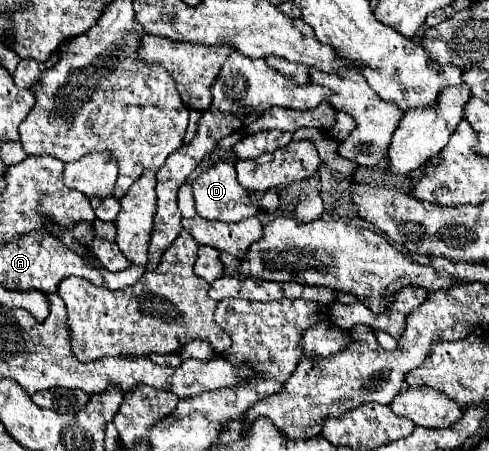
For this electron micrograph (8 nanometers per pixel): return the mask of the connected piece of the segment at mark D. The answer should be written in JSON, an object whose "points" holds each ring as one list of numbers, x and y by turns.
{"points":[[218,161,210,169,202,171,196,181,192,183,194,191,194,203,196,203,196,213,204,219,210,221,222,221,222,223,238,223,242,219,248,219,260,211,260,201,254,193,246,191,238,179,236,179,236,169,234,163,230,161]]}

